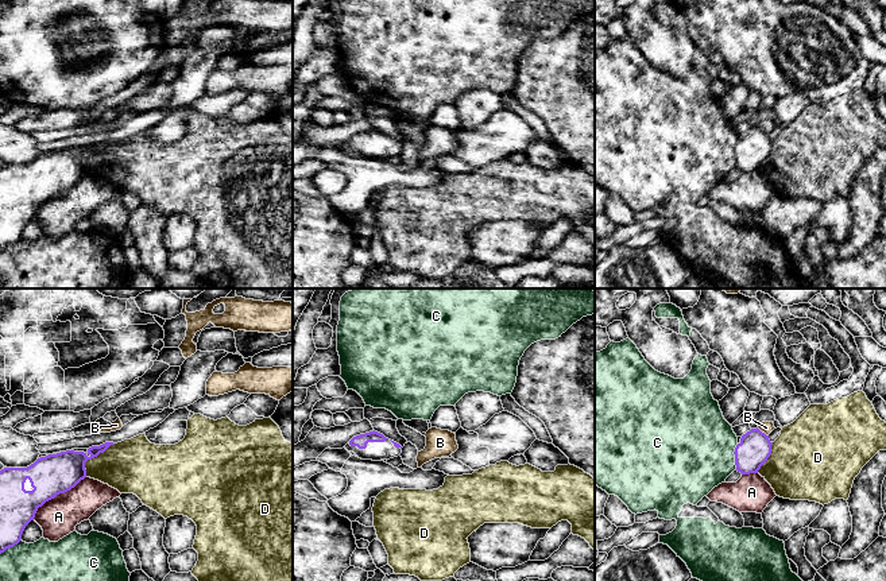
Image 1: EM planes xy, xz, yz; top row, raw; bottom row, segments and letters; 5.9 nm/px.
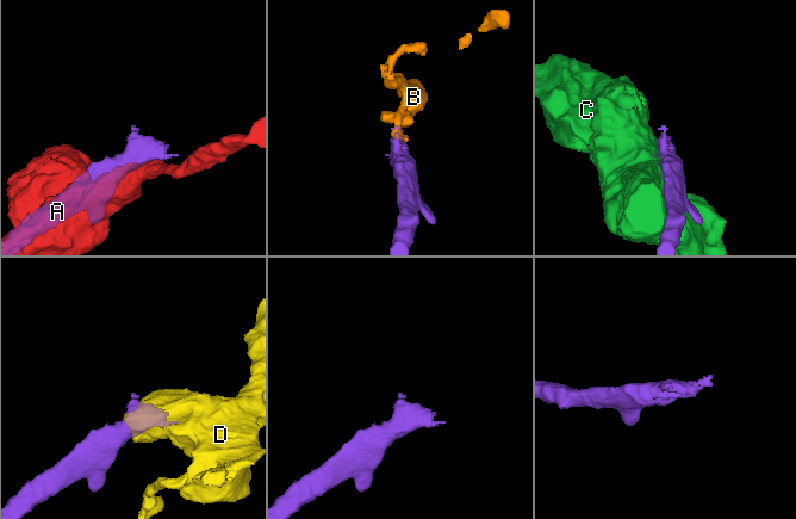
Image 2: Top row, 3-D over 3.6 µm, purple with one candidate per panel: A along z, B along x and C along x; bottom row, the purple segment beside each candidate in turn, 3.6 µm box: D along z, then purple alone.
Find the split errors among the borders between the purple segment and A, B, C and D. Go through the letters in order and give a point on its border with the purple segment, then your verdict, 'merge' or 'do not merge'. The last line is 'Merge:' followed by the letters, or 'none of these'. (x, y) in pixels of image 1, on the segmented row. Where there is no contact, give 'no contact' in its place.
A: xy (55, 495) | do not merge
B: yz (761, 432) | do not merge
C: yz (735, 456) | do not merge
D: xy (93, 457) | do not merge
Merge: none of these

